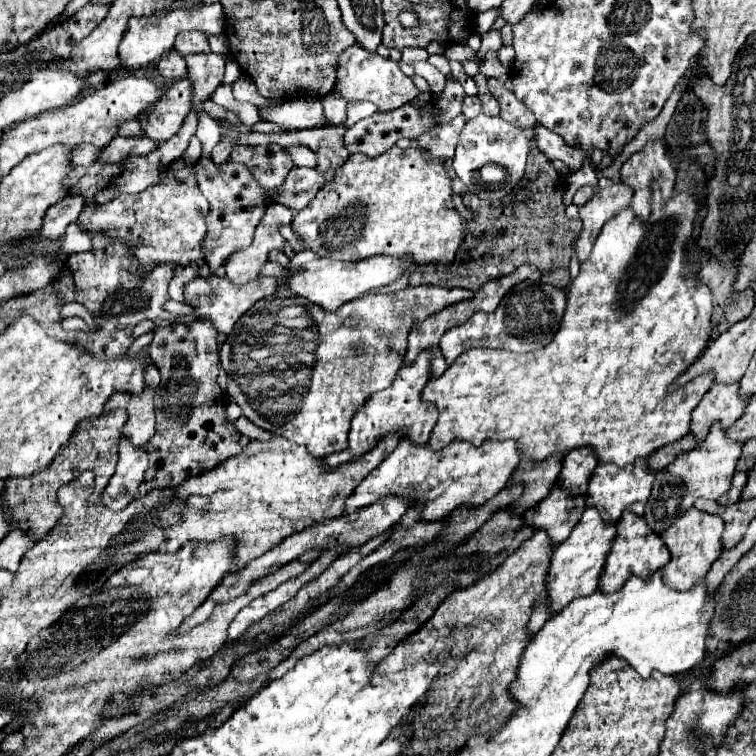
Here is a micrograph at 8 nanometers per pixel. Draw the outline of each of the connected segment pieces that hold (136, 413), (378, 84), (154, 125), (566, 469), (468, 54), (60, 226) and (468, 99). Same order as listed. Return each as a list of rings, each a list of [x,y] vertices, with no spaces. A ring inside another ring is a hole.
[[[145,388],[141,394],[127,394],[127,392],[115,392],[111,400],[107,402],[105,414],[123,408],[127,410],[127,422],[123,426],[123,436],[131,438],[131,444],[135,448],[149,442],[149,438],[155,434],[155,412],[153,412],[153,390]]]
[[[357,44],[347,48],[343,52],[343,56],[339,56],[337,82],[335,82],[333,92],[337,96],[345,98],[347,102],[369,100],[377,106],[379,112],[391,112],[395,108],[401,108],[403,104],[411,102],[419,94],[419,90],[415,88],[411,78],[403,74],[403,70],[397,66],[397,62],[385,60],[379,54],[369,54],[365,48],[357,46]]]
[[[177,80],[173,82],[159,102],[147,114],[145,134],[155,142],[165,142],[175,136],[191,110],[191,82]]]
[[[575,448],[571,450],[561,466],[557,476],[557,484],[567,484],[567,492],[587,492],[589,478],[597,466],[597,458],[589,448]],[[565,474],[565,476],[563,476]]]
[[[451,44],[445,56],[451,60],[459,60],[459,62],[477,62],[477,64],[483,62],[481,58],[475,58],[475,52],[469,46],[461,46],[461,44]]]
[[[79,194],[65,196],[61,202],[57,202],[47,210],[39,234],[47,240],[59,240],[65,234],[67,226],[77,220],[81,210],[83,210],[83,196]]]
[[[465,96],[465,98],[463,98],[463,116],[465,116],[467,120],[471,120],[471,118],[475,118],[479,112],[481,112],[481,102],[479,102],[479,98],[477,98],[477,96]]]

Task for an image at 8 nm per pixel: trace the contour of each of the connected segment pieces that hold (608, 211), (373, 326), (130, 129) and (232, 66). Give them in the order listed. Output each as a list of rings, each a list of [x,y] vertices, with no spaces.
[[[621,182],[613,184],[611,188],[595,192],[595,196],[579,208],[581,220],[583,220],[583,230],[577,238],[577,260],[583,262],[587,260],[603,224],[611,220],[619,210],[627,208],[631,204],[633,190]]]
[[[407,286],[405,290],[401,290],[401,292],[397,292],[397,294],[365,294],[365,296],[361,296],[361,298],[357,298],[357,300],[353,300],[353,302],[347,302],[347,304],[343,304],[337,312],[325,312],[325,310],[321,310],[319,306],[311,306],[311,326],[309,328],[305,328],[305,330],[299,330],[299,348],[273,348],[273,354],[269,354],[269,356],[265,356],[265,360],[263,362],[257,362],[257,360],[251,360],[251,356],[249,356],[249,348],[233,348],[233,338],[231,336],[227,336],[227,340],[223,342],[223,346],[221,346],[221,366],[223,366],[223,370],[229,374],[229,386],[227,386],[227,394],[231,396],[231,398],[235,398],[235,402],[241,406],[241,410],[243,410],[243,416],[245,418],[249,418],[253,424],[257,424],[259,428],[263,428],[263,430],[269,430],[271,434],[275,434],[275,436],[283,436],[283,438],[287,438],[287,440],[293,440],[293,442],[297,442],[297,444],[303,444],[307,450],[309,450],[309,454],[311,456],[315,456],[315,458],[323,458],[323,456],[327,456],[327,454],[333,454],[333,452],[341,452],[343,448],[347,448],[347,432],[349,432],[349,428],[351,428],[351,418],[355,416],[353,412],[355,412],[355,408],[359,408],[359,406],[363,406],[365,402],[367,402],[367,396],[371,396],[373,392],[379,392],[379,390],[383,390],[383,388],[389,388],[391,386],[391,380],[395,380],[395,372],[401,368],[401,364],[403,364],[403,356],[405,356],[405,352],[407,352],[407,334],[411,332],[411,328],[413,328],[413,318],[415,318],[415,324],[417,322],[423,322],[427,316],[431,316],[431,314],[435,314],[435,312],[439,312],[439,310],[443,310],[443,308],[447,308],[449,304],[457,304],[459,300],[469,300],[473,296],[473,291],[463,289],[463,288],[439,288],[439,286],[417,286],[417,288],[413,288],[413,286]]]
[[[129,120],[129,122],[125,122],[125,124],[121,124],[119,126],[119,134],[121,136],[143,136],[143,130],[141,130],[141,124],[139,124],[139,120]]]
[[[227,60],[227,68],[225,68],[225,78],[223,78],[223,84],[227,86],[233,86],[237,82],[237,78],[241,76],[241,68],[239,64],[235,64],[235,60]]]

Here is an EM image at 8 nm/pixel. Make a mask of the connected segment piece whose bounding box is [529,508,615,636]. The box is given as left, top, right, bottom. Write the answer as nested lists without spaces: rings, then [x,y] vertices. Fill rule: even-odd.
[[[587,508],[579,524],[573,528],[571,536],[563,544],[559,544],[551,556],[551,566],[547,570],[547,602],[535,604],[535,612],[531,614],[529,624],[531,636],[535,636],[543,628],[545,620],[559,614],[559,610],[563,610],[575,596],[591,596],[591,592],[597,590],[599,576],[603,572],[603,564],[609,554],[613,538],[615,526],[603,524],[601,514],[595,508]]]

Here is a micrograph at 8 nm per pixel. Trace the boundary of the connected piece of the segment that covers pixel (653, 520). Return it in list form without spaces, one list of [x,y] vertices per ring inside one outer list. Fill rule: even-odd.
[[[715,424],[699,448],[677,456],[673,464],[669,464],[667,468],[657,472],[655,484],[651,490],[651,498],[647,500],[647,508],[645,508],[645,516],[643,516],[647,520],[647,526],[655,534],[661,534],[671,524],[675,524],[675,520],[685,510],[689,510],[697,498],[717,500],[719,496],[723,496],[731,488],[731,478],[733,478],[739,456],[741,456],[741,444],[731,442],[725,436],[725,430],[721,430],[719,424]]]

